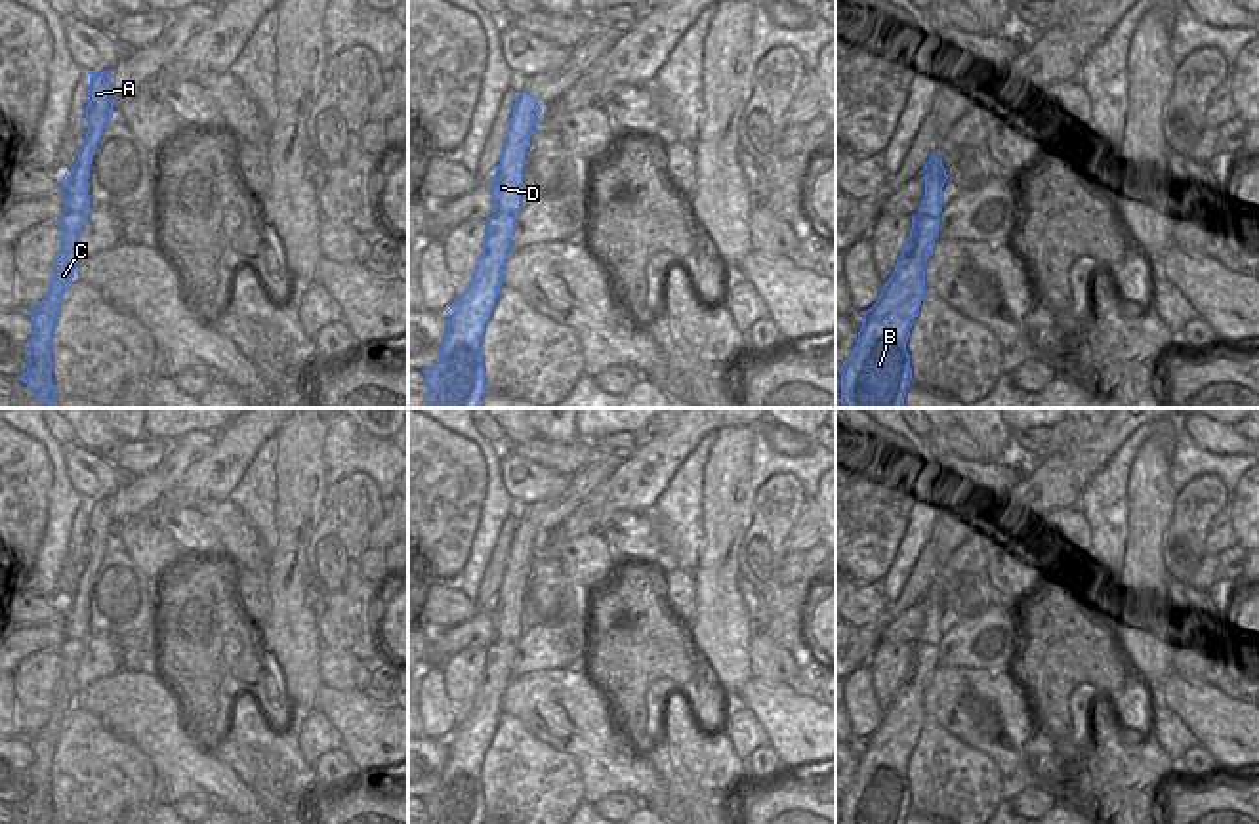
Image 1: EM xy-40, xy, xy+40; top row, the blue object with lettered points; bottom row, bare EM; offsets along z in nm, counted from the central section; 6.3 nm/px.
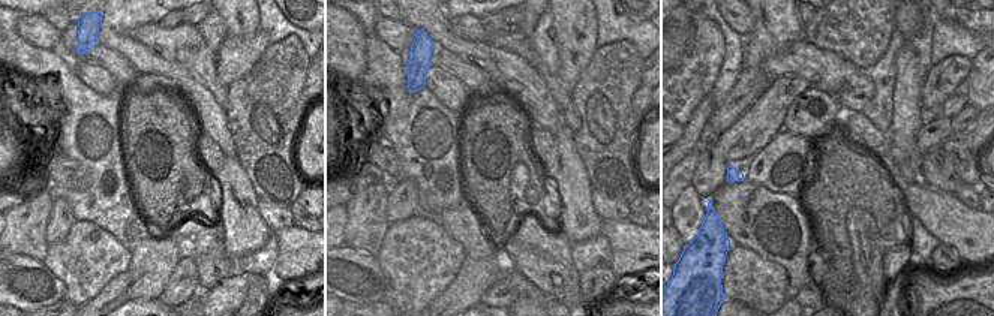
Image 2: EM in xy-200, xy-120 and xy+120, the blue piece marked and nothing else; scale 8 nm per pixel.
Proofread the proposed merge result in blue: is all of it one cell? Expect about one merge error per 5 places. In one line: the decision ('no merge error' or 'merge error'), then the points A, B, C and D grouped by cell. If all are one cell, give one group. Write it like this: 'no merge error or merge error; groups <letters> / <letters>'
no merge error; groups A B C D

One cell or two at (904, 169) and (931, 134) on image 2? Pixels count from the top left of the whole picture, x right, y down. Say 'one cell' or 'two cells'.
two cells

